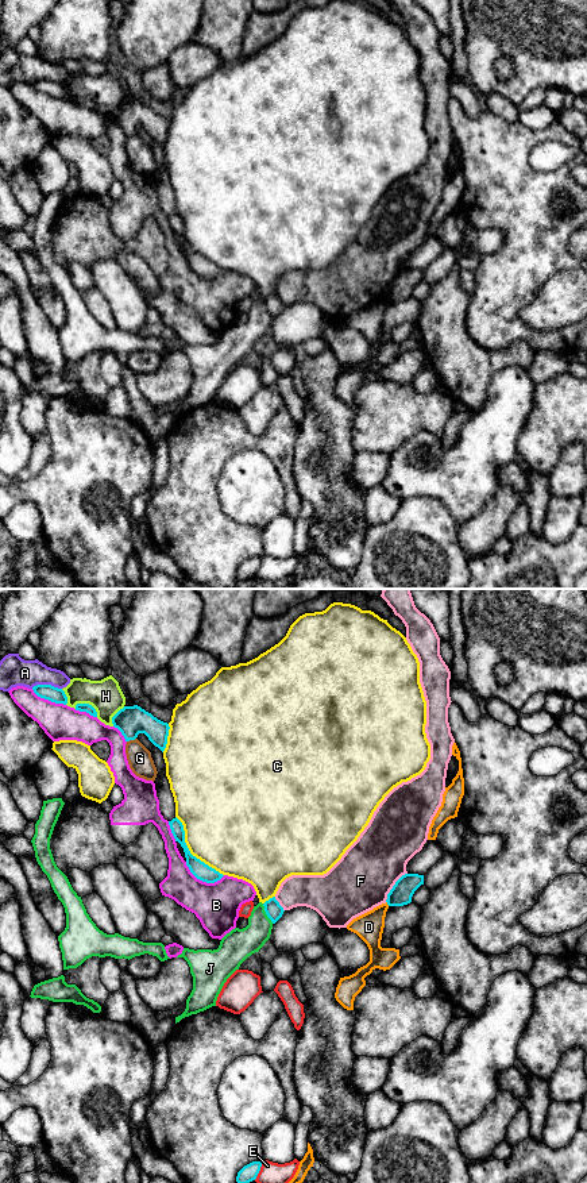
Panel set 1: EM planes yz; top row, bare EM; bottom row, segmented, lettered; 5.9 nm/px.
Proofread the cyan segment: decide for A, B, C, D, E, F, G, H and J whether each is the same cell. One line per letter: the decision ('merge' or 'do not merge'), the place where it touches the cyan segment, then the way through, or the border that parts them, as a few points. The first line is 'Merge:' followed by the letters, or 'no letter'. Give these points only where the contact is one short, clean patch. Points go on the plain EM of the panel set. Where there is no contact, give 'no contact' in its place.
Merge: no letter
A: do not merge | yz (46, 80)
B: do not merge | yz (203, 276)
C: do not merge | yz (189, 246)
D: do not merge | yz (387, 299)
E: do not merge | yz (259, 565)
F: do not merge | yz (393, 281)
G: do not merge | yz (131, 134)
H: do not merge | yz (88, 99)
J: do not merge | yz (266, 308) | along yz (262, 299), (266, 311), (273, 318)

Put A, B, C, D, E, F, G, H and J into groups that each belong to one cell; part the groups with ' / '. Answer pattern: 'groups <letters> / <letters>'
groups A / B / C J / D / E / F / G / H

